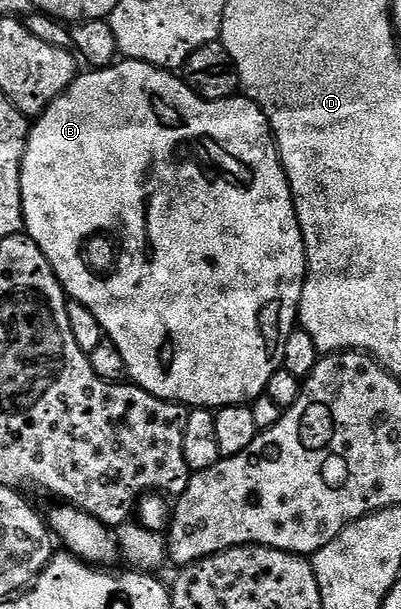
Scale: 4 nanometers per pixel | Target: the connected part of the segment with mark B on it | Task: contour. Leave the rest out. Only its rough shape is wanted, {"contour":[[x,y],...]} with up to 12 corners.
{"contour":[[120,60],[24,230],[127,377],[265,397],[306,248],[266,111]]}

